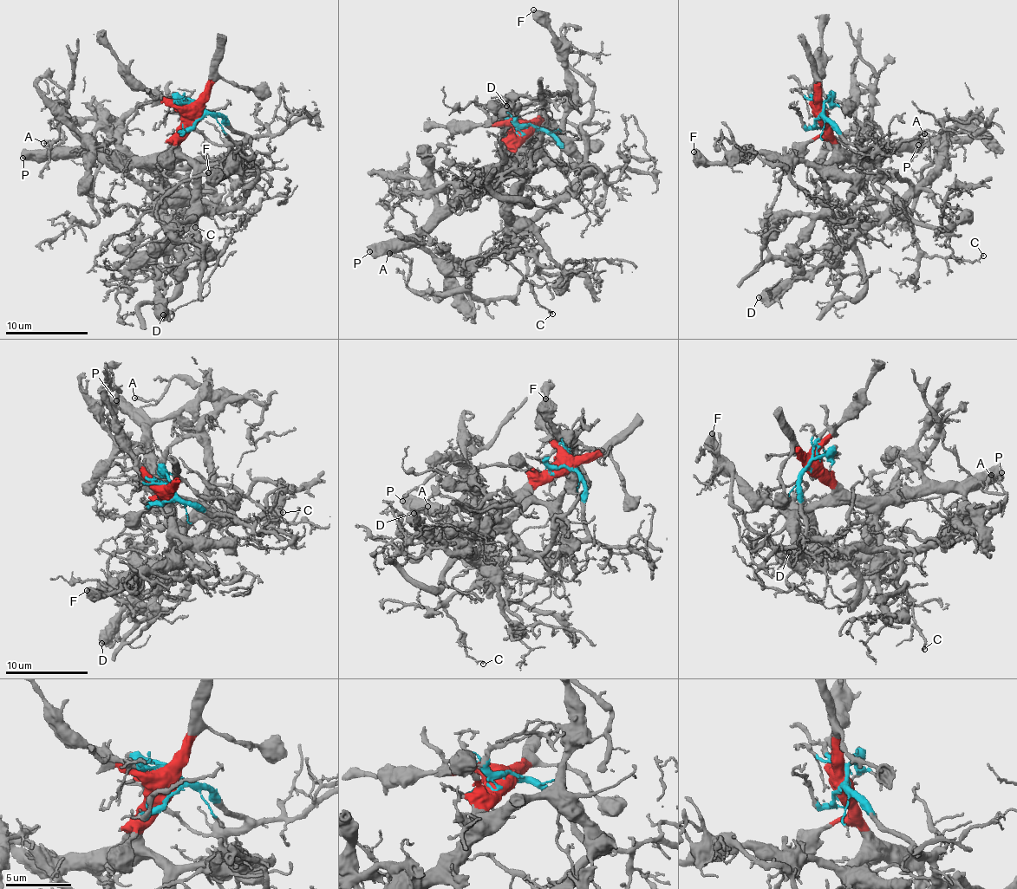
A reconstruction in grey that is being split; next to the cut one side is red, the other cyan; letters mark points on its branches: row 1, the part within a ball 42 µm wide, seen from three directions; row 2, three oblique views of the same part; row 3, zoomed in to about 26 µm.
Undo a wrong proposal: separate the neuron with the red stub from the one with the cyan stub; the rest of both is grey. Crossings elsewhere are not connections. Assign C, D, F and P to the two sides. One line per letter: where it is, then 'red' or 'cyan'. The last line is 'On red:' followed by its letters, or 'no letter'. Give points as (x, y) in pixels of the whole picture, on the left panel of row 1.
C: at (195, 227); cyan
D: at (163, 314); red
F: at (208, 172); red
P: at (22, 158); red
On red: D, F, P

